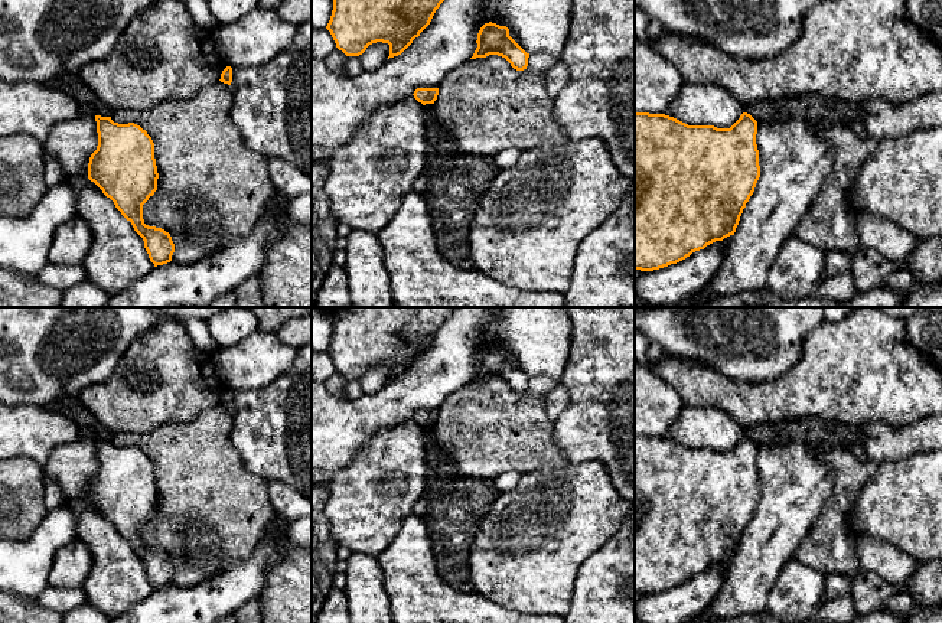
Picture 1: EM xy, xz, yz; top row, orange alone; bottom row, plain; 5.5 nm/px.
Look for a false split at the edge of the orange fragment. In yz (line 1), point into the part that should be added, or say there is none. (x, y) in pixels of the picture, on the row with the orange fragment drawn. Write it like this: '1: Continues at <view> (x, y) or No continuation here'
1: No continuation here

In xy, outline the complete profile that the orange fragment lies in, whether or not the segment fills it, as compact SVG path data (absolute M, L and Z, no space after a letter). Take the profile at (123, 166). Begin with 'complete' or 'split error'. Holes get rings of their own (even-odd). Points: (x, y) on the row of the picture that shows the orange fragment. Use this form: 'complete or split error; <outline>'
complete; M95 115L98 146L88 163L88 179L110 198L121 215L131 222L134 231L143 238L150 261L163 265L172 261L175 244L169 232L162 228L149 226L143 219L143 205L157 190L157 166L154 159L154 143L140 125L134 123L118 124L111 117Z

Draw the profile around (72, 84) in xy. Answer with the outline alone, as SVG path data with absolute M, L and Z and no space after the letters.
M79 72L59 74L46 81L45 85L72 95L87 112L101 117L113 114L113 110L82 81Z

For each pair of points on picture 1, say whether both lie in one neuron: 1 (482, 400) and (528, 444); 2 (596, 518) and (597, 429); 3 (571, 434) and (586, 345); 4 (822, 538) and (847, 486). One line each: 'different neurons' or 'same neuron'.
1: same neuron
2: different neurons
3: same neuron
4: same neuron

